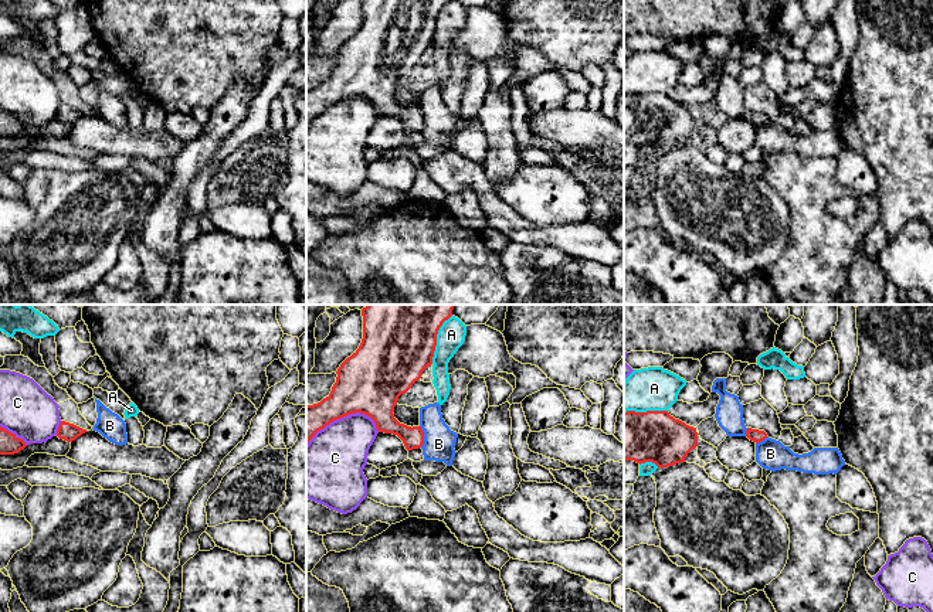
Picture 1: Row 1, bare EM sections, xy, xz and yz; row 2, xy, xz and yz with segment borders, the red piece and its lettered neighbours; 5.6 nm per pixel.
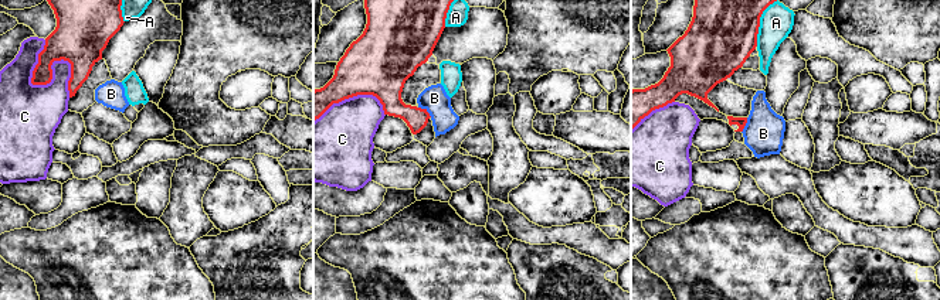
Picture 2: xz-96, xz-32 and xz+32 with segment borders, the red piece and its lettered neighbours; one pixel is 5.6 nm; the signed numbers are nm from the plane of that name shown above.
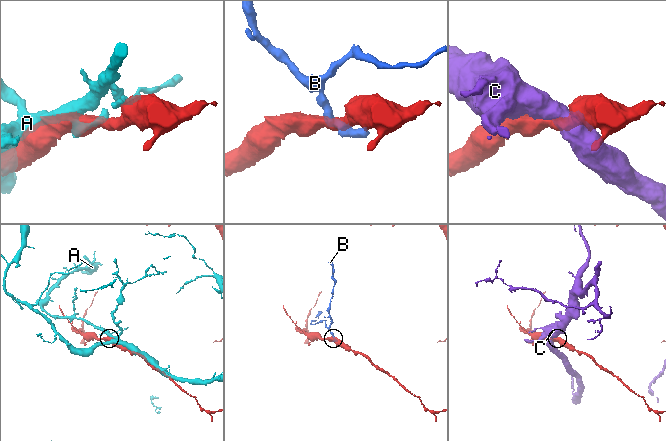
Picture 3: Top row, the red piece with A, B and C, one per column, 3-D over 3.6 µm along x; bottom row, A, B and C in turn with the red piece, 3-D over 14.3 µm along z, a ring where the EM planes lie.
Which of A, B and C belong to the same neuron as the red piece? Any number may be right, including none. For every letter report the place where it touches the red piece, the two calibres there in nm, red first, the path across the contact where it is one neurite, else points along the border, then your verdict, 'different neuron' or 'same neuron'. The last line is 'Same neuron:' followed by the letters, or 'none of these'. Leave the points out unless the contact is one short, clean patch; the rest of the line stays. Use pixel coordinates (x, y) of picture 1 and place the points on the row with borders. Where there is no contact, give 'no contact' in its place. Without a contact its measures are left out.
A: contact xz (436, 339); calibres 440 and 160 nm; different neuron
B: contact xz (423, 437); calibres 130 and 180 nm; border xz (420, 425), (423, 432), (421, 446); different neuron
C: contact xz (343, 415); calibres 360 and 340 nm; different neuron
Same neuron: none of these

